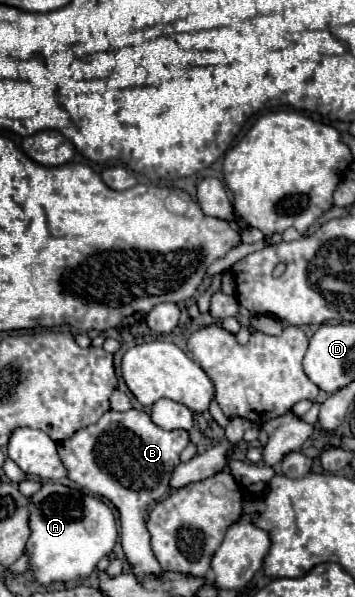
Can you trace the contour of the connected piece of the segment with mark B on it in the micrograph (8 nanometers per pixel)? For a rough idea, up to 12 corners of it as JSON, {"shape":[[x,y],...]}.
{"shape":[[108,410],[58,444],[68,478],[120,512],[138,580],[164,570],[146,512],[170,492],[186,430]]}

